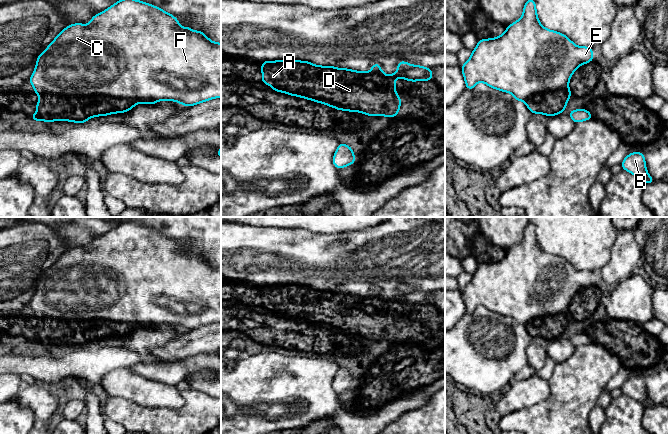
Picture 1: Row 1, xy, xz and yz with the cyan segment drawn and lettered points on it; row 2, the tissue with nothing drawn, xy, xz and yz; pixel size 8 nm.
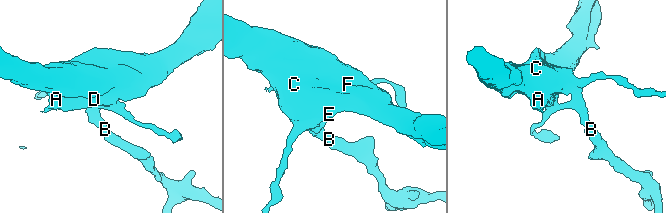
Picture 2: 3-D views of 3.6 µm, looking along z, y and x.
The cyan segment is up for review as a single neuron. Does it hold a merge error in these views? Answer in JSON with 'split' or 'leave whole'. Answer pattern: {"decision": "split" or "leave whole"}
{"decision": "split"}

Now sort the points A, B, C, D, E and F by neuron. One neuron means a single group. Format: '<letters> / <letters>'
A D / B C E F

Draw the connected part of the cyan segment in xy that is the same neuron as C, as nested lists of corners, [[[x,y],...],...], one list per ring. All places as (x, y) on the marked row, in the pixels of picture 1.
[[[120,0],[94,15],[88,25],[76,23],[64,28],[38,56],[29,83],[35,93],[170,100],[189,107],[221,97],[221,43],[211,41],[202,31],[180,27],[175,16],[159,7],[139,0]]]

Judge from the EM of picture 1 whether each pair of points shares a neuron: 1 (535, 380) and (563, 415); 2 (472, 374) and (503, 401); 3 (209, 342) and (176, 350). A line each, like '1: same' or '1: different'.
1: different
2: different
3: same

